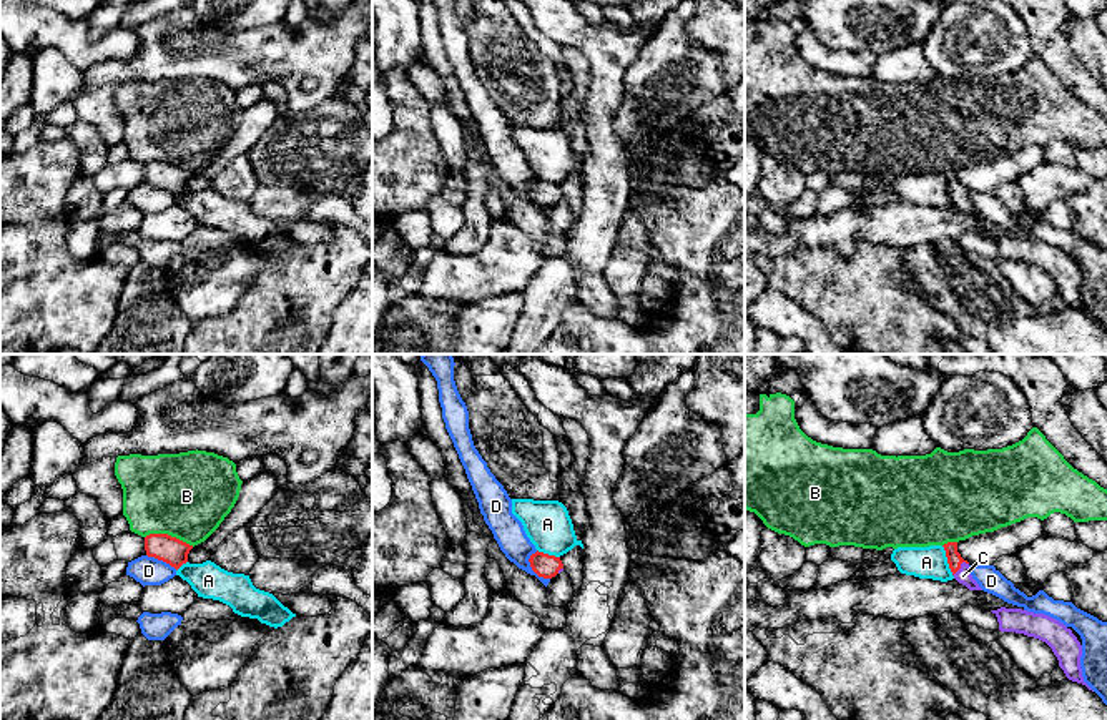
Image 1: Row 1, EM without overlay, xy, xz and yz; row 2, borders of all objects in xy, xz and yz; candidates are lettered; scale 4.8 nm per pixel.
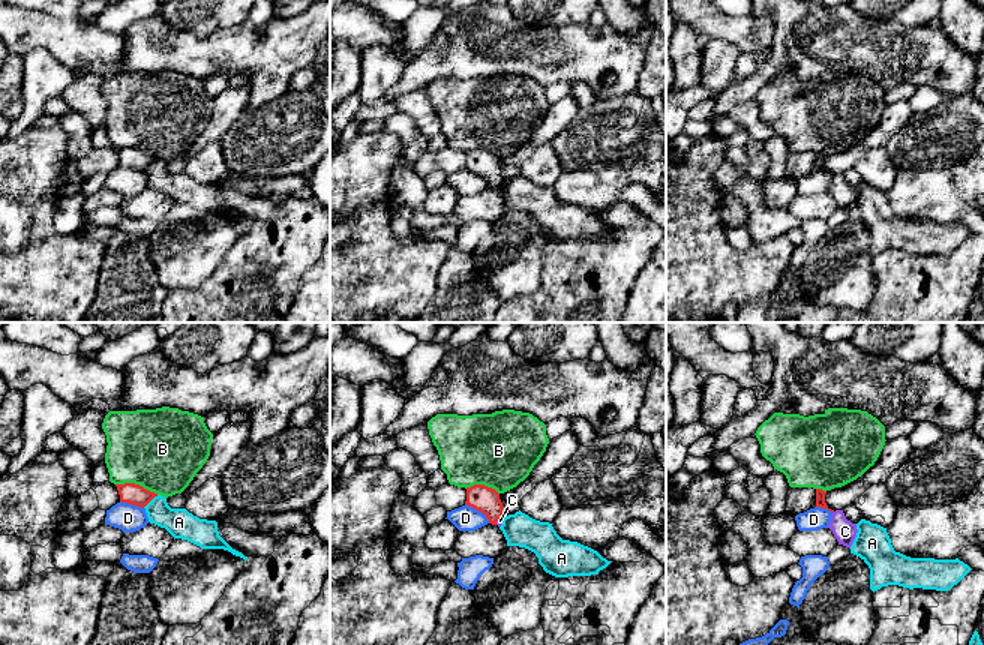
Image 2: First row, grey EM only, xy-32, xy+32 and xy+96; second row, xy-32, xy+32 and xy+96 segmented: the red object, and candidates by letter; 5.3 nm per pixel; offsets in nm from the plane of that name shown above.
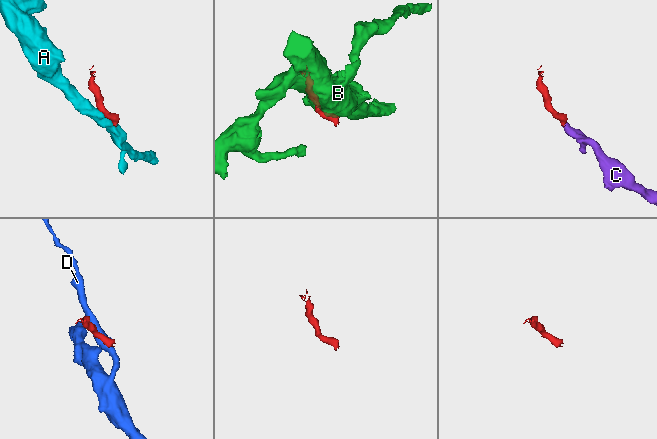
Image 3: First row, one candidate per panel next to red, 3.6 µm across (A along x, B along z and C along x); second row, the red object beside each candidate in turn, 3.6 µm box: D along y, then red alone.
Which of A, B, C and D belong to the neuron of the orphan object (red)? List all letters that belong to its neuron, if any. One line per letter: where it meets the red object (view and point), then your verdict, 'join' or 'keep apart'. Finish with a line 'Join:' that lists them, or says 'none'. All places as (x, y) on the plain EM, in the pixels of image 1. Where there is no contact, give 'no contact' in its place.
A: yz (948, 188) | keep apart
B: xy (170, 163) | keep apart
C: yz (959, 193) | join
D: xz (532, 197) | keep apart
Join: C

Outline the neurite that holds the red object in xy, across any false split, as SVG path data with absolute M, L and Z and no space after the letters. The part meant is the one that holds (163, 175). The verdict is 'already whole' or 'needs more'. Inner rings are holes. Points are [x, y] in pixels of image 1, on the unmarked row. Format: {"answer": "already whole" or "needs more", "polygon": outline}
{"answer": "already whole", "polygon": "M150 161L145 165L146 183L163 188L176 198L188 190L191 176L193 173L168 161Z"}

